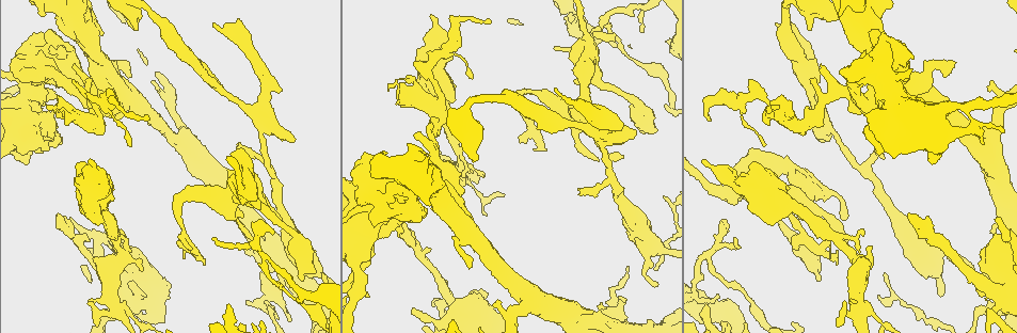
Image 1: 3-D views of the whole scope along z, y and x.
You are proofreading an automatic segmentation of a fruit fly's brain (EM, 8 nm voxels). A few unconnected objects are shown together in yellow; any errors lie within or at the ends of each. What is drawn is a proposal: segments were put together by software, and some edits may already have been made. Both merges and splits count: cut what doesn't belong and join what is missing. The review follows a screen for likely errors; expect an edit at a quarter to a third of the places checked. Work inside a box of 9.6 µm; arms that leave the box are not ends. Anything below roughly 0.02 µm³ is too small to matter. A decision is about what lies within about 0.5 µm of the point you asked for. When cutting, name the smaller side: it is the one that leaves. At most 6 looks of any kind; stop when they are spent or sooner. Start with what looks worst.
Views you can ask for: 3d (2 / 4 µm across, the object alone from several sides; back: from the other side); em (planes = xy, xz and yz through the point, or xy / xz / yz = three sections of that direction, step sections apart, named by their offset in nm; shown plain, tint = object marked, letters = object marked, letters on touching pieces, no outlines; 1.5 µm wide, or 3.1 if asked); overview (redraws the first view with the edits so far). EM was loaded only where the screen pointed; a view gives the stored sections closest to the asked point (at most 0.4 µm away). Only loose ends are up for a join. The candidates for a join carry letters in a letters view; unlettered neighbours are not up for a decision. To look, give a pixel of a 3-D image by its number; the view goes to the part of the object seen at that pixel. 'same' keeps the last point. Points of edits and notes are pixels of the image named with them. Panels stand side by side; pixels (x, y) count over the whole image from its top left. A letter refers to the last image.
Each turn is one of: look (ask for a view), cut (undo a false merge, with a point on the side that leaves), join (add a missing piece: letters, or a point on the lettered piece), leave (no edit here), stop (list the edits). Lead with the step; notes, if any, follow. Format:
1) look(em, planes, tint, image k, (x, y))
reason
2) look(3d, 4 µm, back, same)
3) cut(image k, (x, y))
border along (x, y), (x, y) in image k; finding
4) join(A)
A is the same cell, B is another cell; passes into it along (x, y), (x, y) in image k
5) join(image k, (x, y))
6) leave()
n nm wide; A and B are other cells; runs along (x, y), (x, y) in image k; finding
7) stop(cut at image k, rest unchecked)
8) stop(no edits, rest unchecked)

look(3d, 4 µm, image 1, (719, 297))
an open end

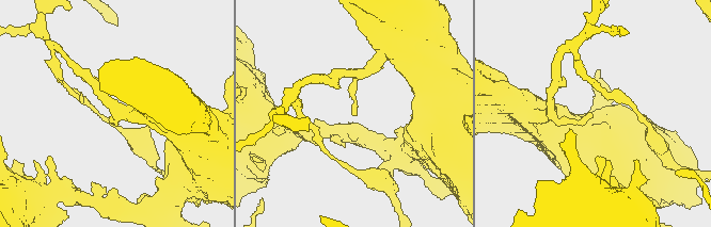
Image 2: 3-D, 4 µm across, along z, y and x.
look(em, planes, letters, image 2, (592, 117))

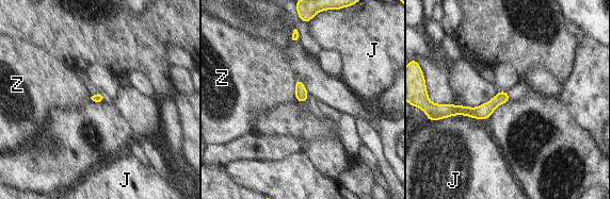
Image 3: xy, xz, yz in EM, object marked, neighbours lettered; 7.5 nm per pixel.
leave()
J touches over 300 nm; J and Z are other cells; no lettered piece goes on from it

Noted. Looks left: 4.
look(3d, 4 µm, back, image 1, (795, 175))
sudden change in width

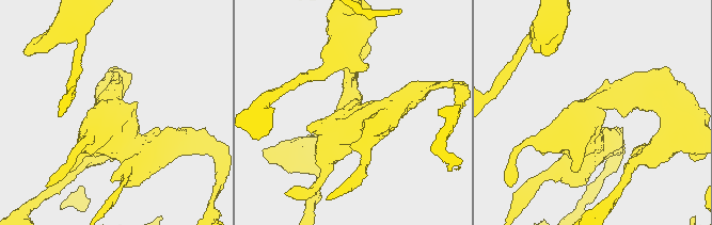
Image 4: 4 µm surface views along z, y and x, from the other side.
look(em, xy, step 4, tint, image 4, (110, 107))
need the tissue

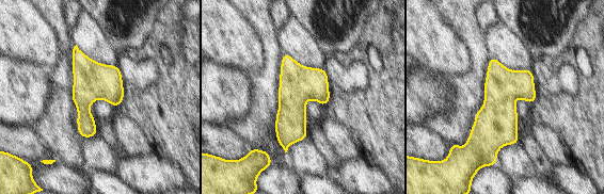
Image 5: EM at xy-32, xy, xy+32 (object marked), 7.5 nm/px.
look(em, planes, letters, same)

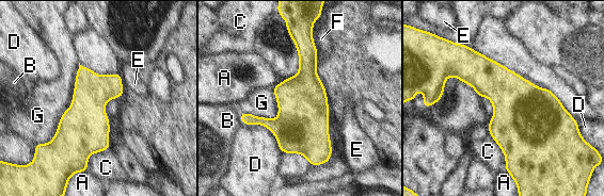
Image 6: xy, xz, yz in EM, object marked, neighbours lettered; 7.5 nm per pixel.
leave()
G touches over 700 nm; A, B, C, D, E, F and G are other cells; continuous, no second cell

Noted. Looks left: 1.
stop(no edits, rest unchecked)

